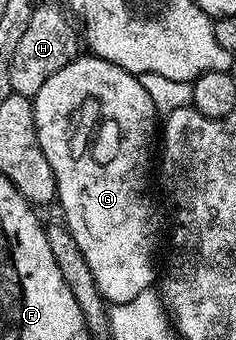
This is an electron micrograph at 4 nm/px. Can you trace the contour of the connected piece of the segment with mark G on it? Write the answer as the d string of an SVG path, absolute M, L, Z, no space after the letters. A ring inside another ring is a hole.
M86 57L87 59L72 58L71 62L65 64L45 85L41 85L39 92L33 97L35 109L35 132L41 145L41 153L45 153L45 161L49 161L51 172L55 178L55 194L58 206L63 206L62 222L71 230L73 241L77 241L77 249L85 257L85 262L89 264L89 273L93 273L93 281L97 281L97 289L103 295L108 304L114 305L133 301L140 293L148 290L157 279L157 263L155 267L155 215L151 212L151 203L147 200L147 170L152 170L153 155L151 159L151 138L156 138L157 123L155 118L157 112L153 101L149 101L149 93L141 89L139 76L132 75L131 72L121 69L116 63L110 63L104 59Z

